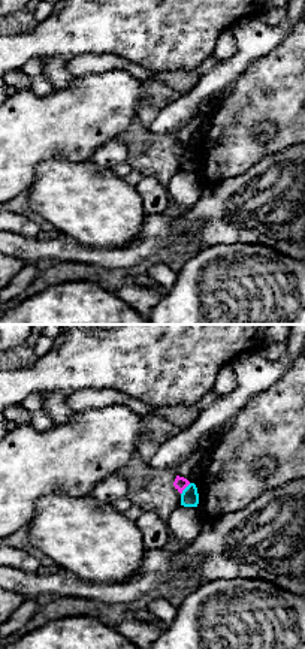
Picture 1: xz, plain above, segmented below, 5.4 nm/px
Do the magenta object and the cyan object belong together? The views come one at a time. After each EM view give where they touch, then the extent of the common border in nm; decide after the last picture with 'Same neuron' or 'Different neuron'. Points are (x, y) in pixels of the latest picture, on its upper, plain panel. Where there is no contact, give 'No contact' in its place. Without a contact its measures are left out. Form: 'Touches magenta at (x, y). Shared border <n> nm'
Touches magenta at (184, 153). Shared border 80 nm

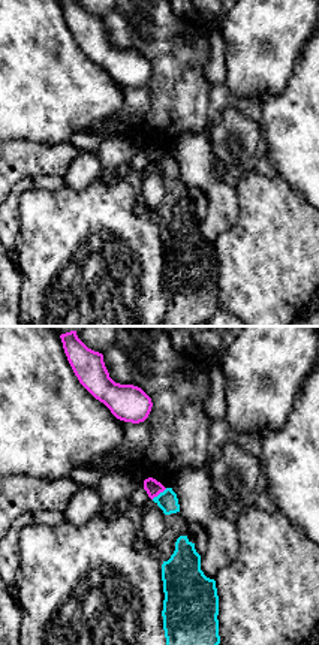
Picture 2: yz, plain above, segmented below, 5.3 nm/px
Touches magenta at (159, 157). Shared border 110 nm

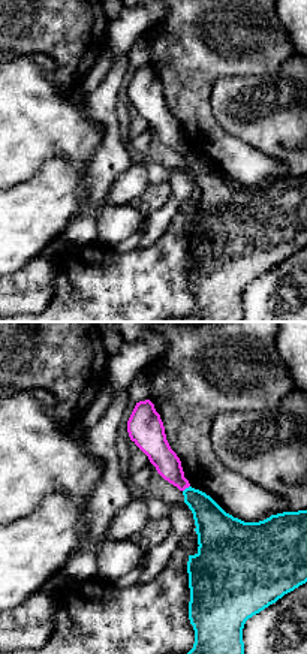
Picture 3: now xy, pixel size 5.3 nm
Touches magenta at (186, 151). Shared border 50 nm

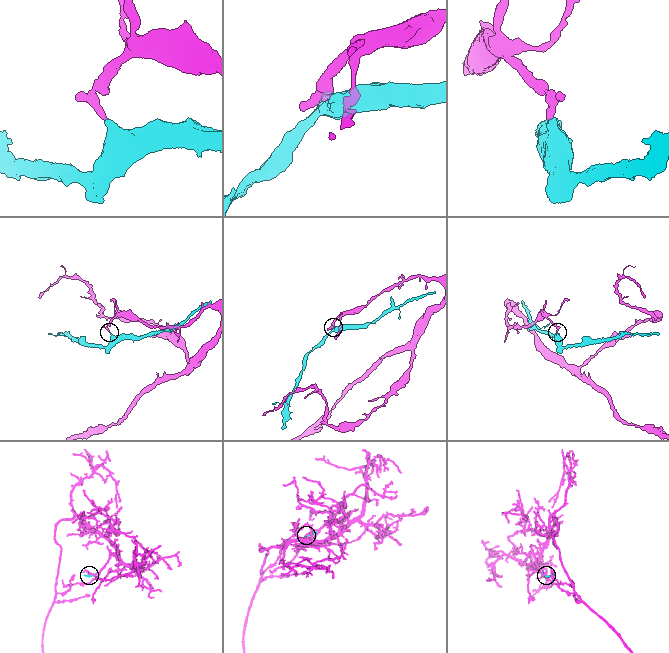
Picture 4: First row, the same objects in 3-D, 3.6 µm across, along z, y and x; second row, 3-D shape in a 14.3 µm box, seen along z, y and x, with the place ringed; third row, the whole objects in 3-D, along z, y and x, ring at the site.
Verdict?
Different neuron

